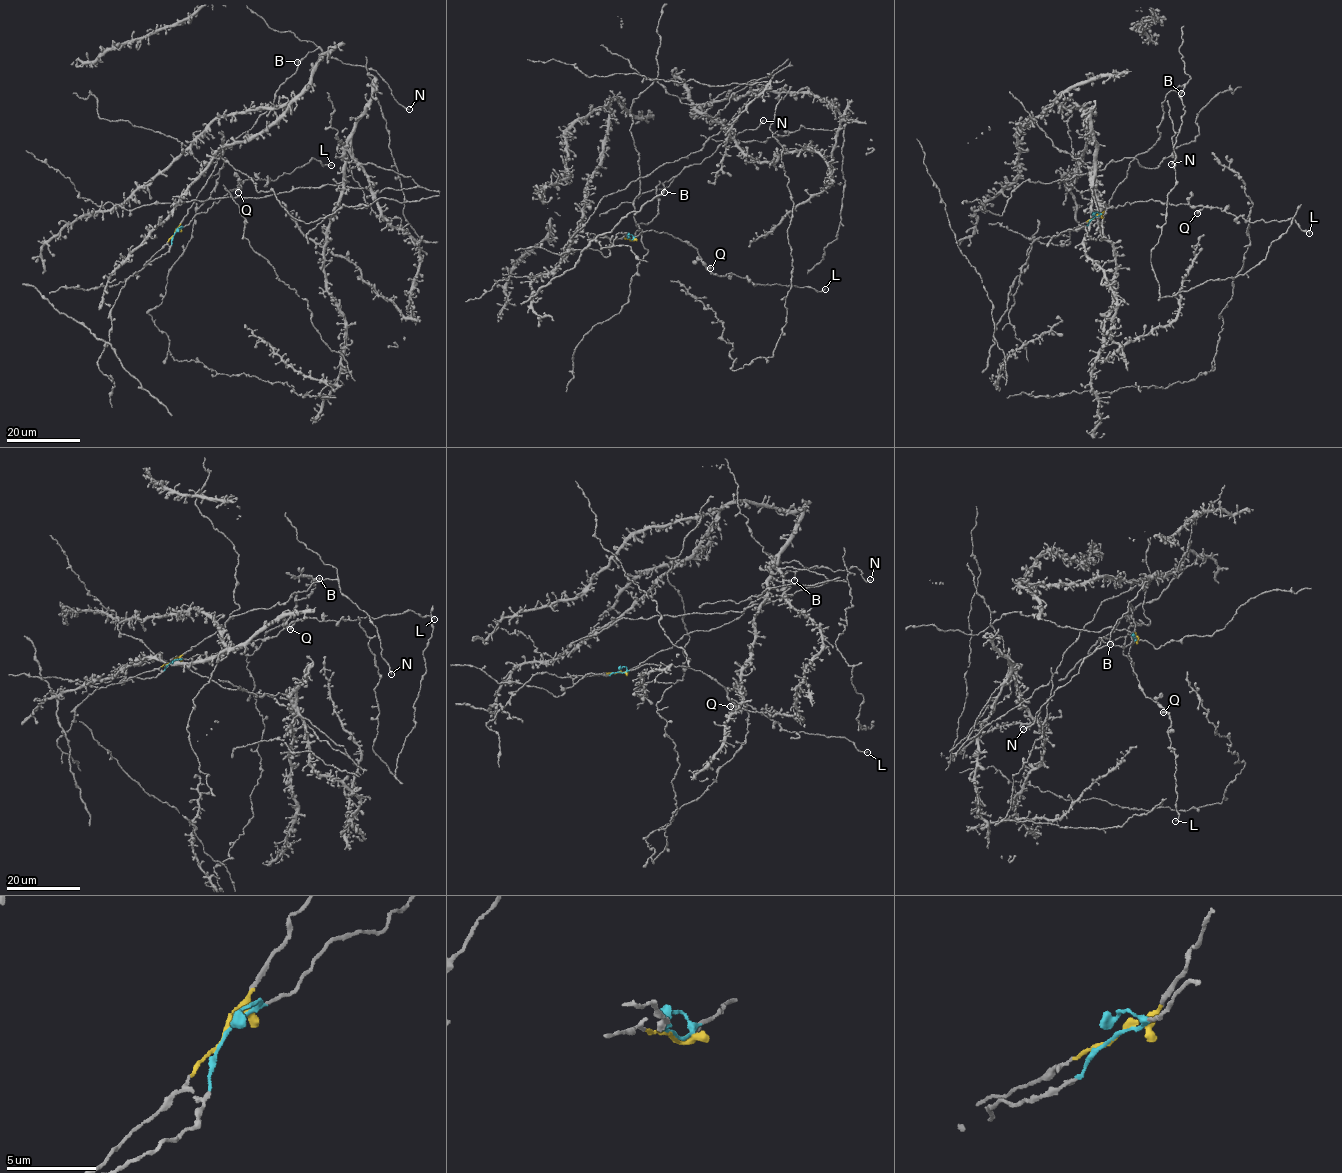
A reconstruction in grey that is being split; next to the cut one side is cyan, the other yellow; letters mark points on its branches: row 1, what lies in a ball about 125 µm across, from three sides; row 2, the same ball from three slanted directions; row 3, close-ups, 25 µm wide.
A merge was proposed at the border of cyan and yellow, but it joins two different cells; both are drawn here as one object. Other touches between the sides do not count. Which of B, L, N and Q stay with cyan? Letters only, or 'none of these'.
L, Q

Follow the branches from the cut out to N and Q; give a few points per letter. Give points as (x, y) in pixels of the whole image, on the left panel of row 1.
N: (174, 233), (220, 153), (268, 109), (280, 85), (308, 52), (318, 48), (346, 64), (371, 68), (409, 109)
Q: (174, 233), (197, 214), (206, 212), (213, 202), (218, 203), (231, 190), (241, 188), (238, 183), (238, 192)

